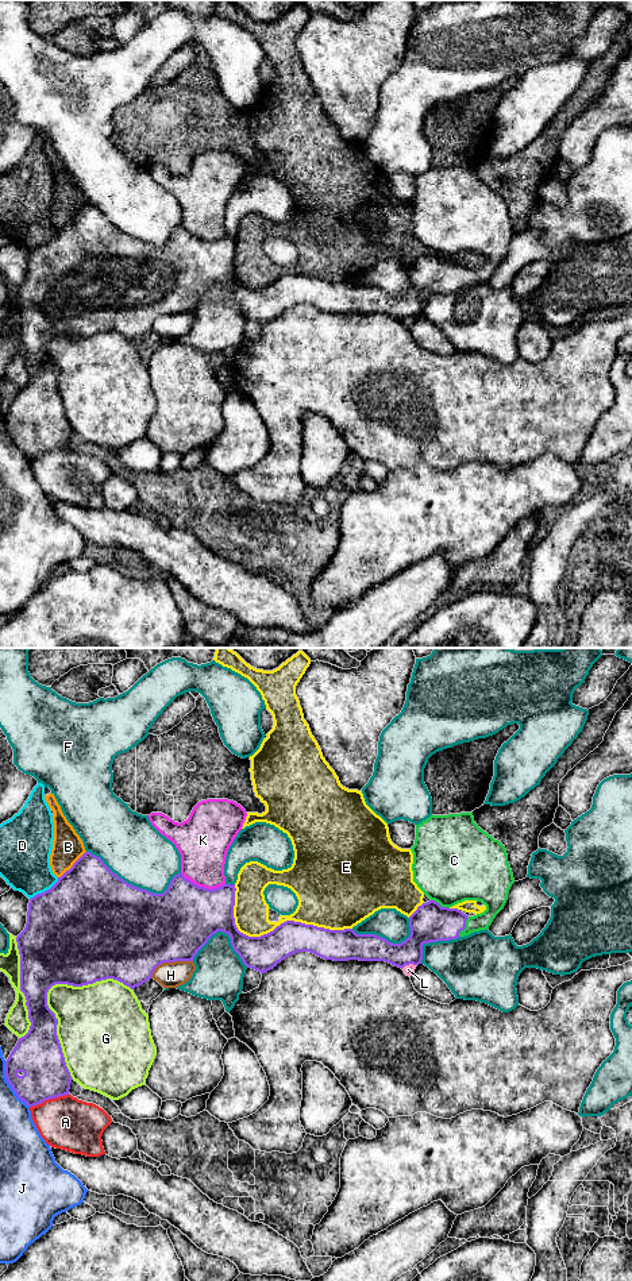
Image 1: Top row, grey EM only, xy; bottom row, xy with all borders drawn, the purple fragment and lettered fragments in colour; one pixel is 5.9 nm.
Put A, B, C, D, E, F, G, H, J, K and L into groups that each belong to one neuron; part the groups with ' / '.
A / B / C / D / E / F H / G / J / K / L

